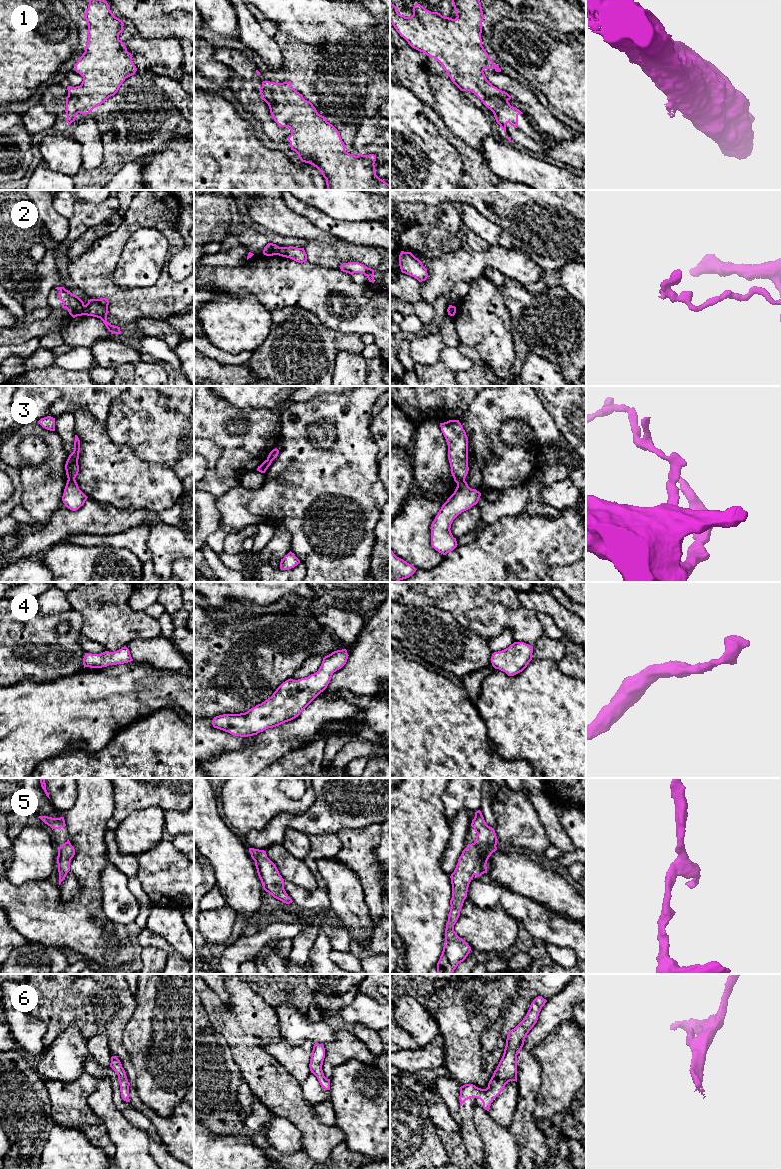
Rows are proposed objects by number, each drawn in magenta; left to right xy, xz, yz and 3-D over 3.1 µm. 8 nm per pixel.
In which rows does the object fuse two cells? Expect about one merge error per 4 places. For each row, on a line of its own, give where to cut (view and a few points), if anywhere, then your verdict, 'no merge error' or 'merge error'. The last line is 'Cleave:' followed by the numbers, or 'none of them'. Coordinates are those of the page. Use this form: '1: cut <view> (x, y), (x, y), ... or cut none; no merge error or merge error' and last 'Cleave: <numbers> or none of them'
1: cut yz (507, 100), (495, 98), (494, 102), (496, 105), (491, 110); merge error
2: cut xy (83, 305), (84, 314); merge error
3: cut yz (464, 480), (457, 484); merge error
4: cut none; no merge error
5: cut none; no merge error
6: cut none; no merge error
Cleave: 1, 2, 3

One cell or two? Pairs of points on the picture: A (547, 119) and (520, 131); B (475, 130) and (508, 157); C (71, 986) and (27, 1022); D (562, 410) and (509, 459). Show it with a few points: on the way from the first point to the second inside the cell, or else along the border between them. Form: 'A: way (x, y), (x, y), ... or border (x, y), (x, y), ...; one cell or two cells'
A: border (523, 113), (536, 128), (553, 136); two cells
B: border (508, 144), (487, 137), (481, 153); two cells
C: border (30, 1015), (45, 1025), (46, 1032), (42, 1039); two cells
D: border (539, 399), (564, 439); two cells

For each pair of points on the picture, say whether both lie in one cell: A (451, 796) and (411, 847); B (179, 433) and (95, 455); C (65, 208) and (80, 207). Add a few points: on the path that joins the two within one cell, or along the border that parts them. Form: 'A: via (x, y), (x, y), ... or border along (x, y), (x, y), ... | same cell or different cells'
A: border along (445, 788), (442, 801), (445, 814), (449, 818) | different cells
B: border along (108, 433), (116, 444), (127, 445), (146, 461) | different cells
C: border along (77, 200), (74, 205), (73, 214), (69, 219) | different cells

